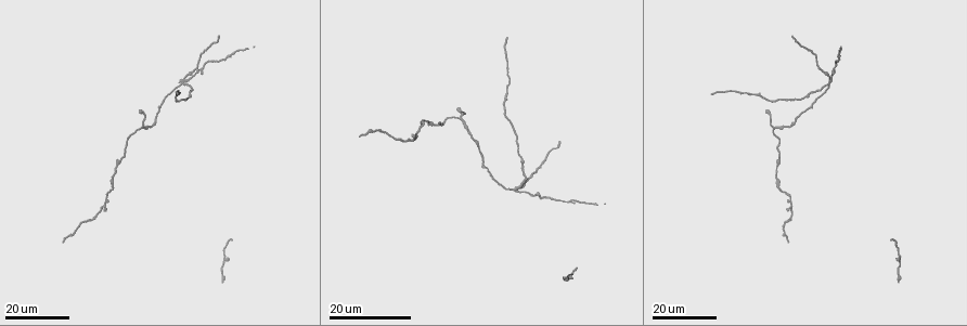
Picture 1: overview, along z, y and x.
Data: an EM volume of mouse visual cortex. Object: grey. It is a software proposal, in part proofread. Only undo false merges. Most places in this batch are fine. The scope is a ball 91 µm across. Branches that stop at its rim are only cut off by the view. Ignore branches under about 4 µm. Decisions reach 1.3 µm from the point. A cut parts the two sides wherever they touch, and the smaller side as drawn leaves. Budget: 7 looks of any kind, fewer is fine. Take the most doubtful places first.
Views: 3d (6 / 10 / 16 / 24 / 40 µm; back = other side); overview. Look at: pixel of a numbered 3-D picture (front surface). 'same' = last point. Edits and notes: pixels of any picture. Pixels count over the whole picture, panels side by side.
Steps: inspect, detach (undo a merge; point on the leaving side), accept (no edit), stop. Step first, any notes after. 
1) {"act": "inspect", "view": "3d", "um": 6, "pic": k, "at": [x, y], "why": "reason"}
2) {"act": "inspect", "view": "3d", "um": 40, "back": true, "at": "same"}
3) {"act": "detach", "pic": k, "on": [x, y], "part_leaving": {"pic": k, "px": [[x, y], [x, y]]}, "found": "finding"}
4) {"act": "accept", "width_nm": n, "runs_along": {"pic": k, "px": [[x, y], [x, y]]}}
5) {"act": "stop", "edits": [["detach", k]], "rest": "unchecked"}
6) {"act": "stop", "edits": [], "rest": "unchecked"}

{"act": "inspect", "view": "3d", "um": 16, "pic": 1, "at": [513, 191]}

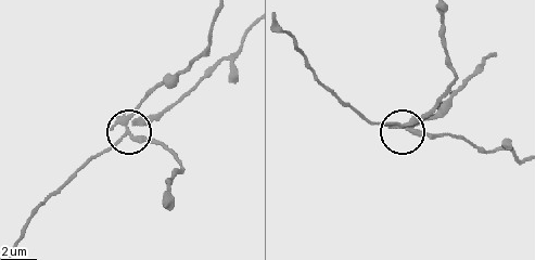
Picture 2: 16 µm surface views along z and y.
{"act": "inspect", "view": "3d", "um": 10, "pic": 2, "at": [127, 132]}

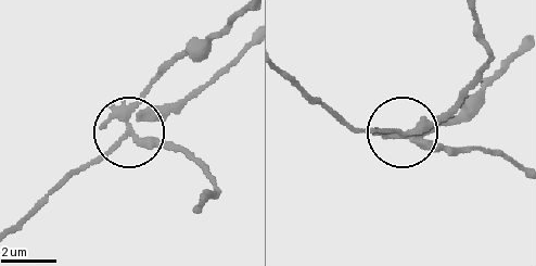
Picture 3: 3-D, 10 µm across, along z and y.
{"act": "detach", "pic": 3, "on": [148, 92], "width_nm": 260, "found": "a second neuron is stuck on"}

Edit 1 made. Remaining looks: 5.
{"act": "inspect", "view": "overview"}

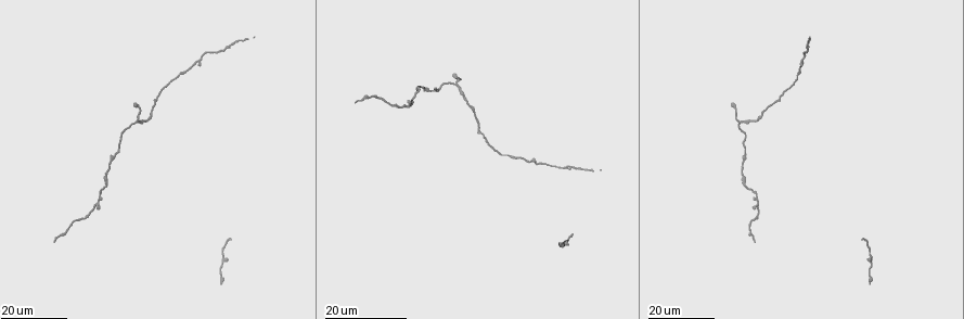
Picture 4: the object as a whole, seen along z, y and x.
{"act": "inspect", "view": "3d", "um": 24, "pic": 4, "at": [409, 105], "why": "three-way junction"}

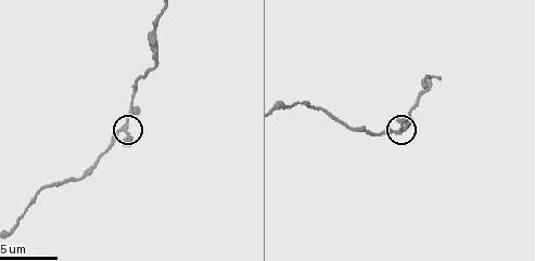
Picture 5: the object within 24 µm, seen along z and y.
{"act": "inspect", "view": "3d", "um": 10, "pic": 5, "at": [397, 134], "why": "closer look"}

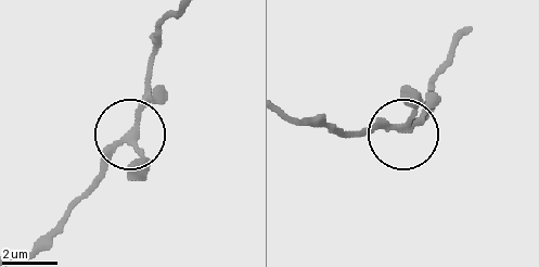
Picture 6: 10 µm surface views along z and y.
{"act": "accept", "width_nm": 190, "found": "continuous, no second neuron"}

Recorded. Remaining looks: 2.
{"act": "inspect", "view": "3d", "um": 24, "pic": 4, "at": [138, 123], "why": "three-way junction"}

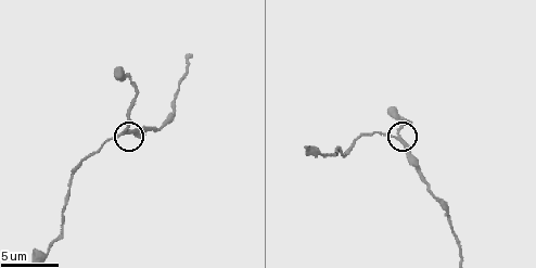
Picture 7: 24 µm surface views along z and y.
{"act": "inspect", "view": "3d", "um": 6, "pic": 7, "at": [126, 132]}

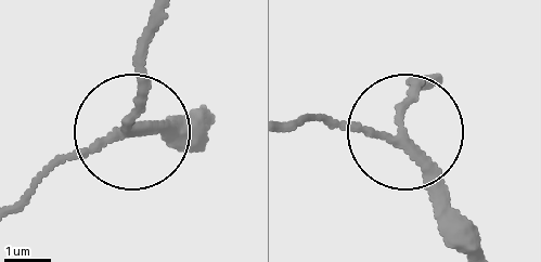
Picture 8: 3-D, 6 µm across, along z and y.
{"act": "accept", "side_arm_um": 7, "runs_along": {"pic": 8, "px": [[292, 126], [397, 138], [409, 79]]}, "found": "all the same neuron"}

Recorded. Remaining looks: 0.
{"act": "stop", "edits": [["detach", 3]], "rest": "unchecked"}

